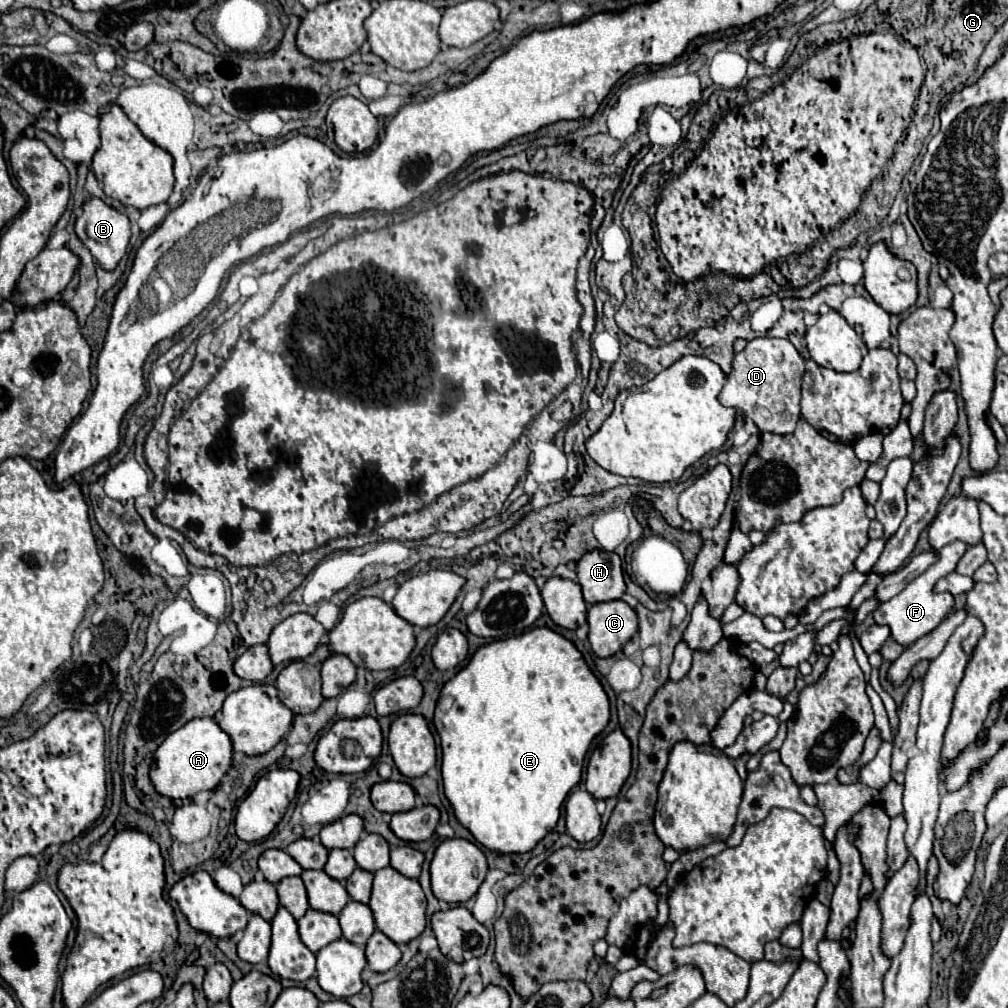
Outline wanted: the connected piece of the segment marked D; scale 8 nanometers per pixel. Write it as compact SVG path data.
M757 337L753 341L747 343L747 347L735 355L733 365L731 365L731 373L727 375L727 383L723 387L723 391L719 393L719 401L725 407L733 407L737 409L745 419L751 419L753 425L763 433L775 433L775 435L787 435L795 429L799 417L801 417L801 409L799 409L799 401L801 401L801 379L805 373L805 361L799 355L799 351L785 339L773 339L773 337Z

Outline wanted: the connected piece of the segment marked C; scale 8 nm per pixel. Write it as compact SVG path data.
M621 599L589 607L589 643L599 657L611 657L637 633L637 613Z

